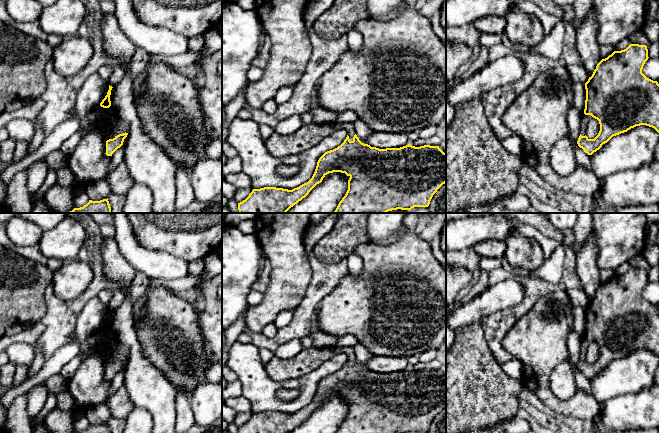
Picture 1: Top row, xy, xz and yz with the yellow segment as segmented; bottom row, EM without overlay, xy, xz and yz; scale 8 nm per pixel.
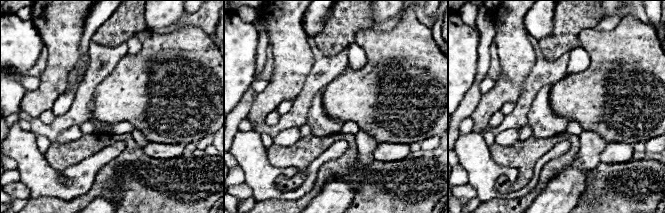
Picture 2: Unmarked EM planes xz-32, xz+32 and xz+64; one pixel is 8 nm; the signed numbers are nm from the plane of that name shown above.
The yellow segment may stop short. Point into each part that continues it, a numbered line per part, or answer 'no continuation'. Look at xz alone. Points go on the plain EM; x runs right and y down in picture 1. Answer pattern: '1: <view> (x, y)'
1: xz (281, 370)

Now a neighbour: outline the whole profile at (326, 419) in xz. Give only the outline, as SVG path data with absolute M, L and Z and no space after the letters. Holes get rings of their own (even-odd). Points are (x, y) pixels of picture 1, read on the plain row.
M341 396L325 399L321 407L290 433L336 433L348 414L349 402Z

